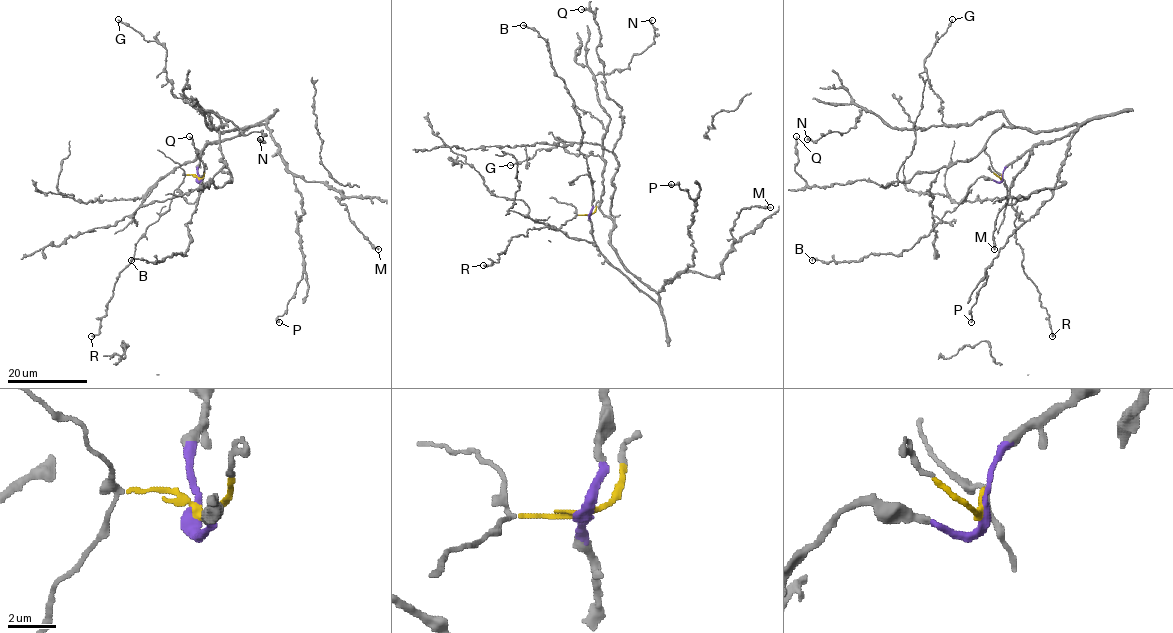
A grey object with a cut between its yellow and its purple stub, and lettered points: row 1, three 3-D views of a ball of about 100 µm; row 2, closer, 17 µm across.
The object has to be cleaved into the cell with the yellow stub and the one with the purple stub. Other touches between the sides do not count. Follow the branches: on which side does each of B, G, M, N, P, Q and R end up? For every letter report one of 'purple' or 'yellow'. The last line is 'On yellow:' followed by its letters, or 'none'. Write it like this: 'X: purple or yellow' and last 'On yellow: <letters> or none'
B: purple
G: purple
M: purple
N: purple
P: purple
Q: purple
R: yellow
On yellow: R

